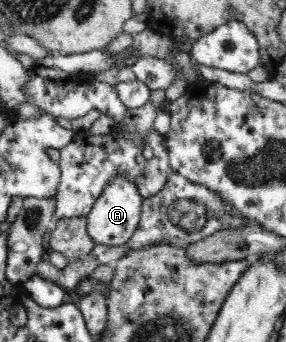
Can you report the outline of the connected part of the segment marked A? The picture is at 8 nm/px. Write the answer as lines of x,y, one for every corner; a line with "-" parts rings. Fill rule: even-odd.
115,177
101,193
91,212
86,217
87,234
95,247
115,248
125,246
135,234
142,211
142,199
131,181

